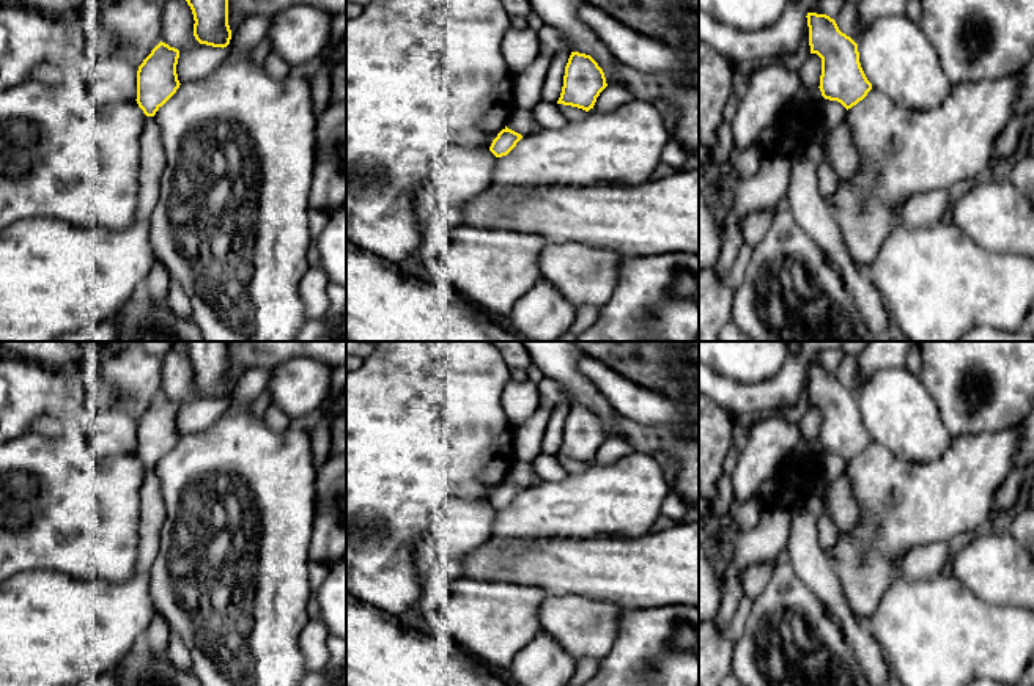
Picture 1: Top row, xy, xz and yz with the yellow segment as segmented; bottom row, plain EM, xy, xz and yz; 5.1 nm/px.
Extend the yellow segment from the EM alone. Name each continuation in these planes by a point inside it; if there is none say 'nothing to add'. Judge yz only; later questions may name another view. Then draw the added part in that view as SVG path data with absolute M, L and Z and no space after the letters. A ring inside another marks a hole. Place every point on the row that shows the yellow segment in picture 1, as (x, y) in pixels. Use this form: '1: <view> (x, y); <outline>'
nothing to add

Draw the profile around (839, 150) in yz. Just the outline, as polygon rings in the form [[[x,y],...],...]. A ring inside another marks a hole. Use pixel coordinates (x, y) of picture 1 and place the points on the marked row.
[[[845,120],[834,129],[825,132],[822,145],[823,159],[833,165],[839,178],[850,179],[859,170],[859,151]]]

